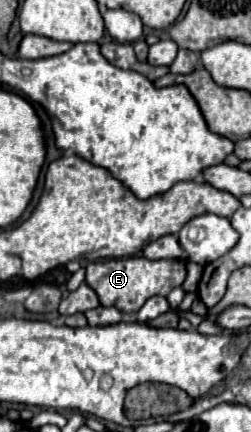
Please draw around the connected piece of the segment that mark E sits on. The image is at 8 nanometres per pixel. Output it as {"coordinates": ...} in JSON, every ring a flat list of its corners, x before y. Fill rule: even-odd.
{"coordinates":[[122,257,122,259,104,259,88,263,86,267,86,283,98,293,102,307,116,307,122,313,138,313,140,307,146,303,146,299,154,295,168,295,174,287,180,287,186,281,188,275,188,259,162,259,162,261,150,261,146,257]]}

